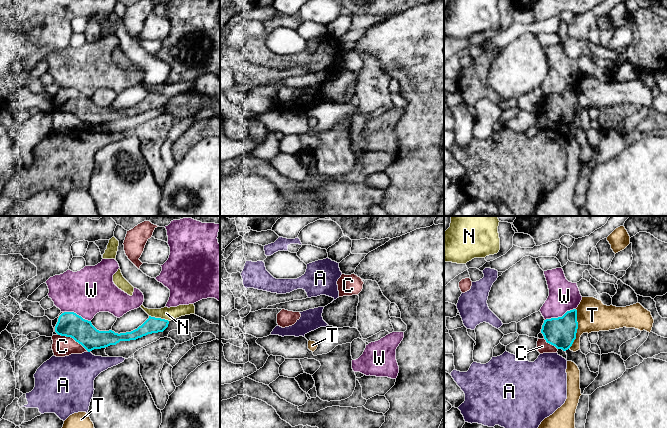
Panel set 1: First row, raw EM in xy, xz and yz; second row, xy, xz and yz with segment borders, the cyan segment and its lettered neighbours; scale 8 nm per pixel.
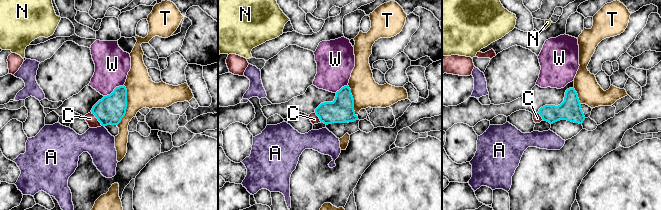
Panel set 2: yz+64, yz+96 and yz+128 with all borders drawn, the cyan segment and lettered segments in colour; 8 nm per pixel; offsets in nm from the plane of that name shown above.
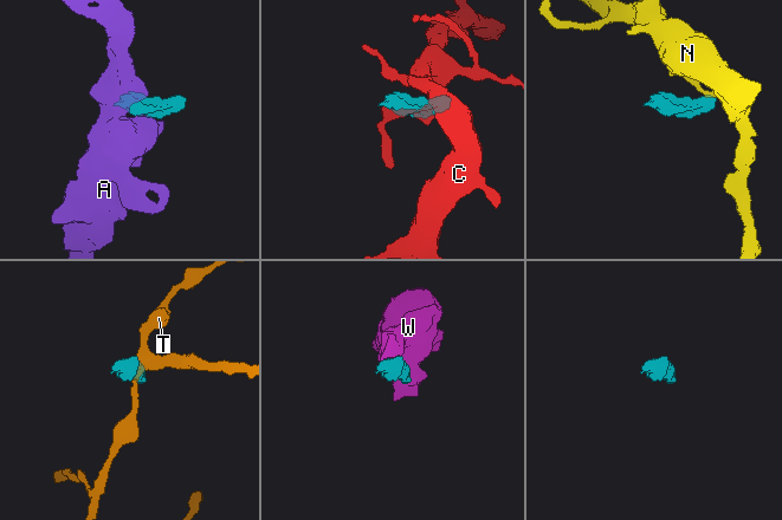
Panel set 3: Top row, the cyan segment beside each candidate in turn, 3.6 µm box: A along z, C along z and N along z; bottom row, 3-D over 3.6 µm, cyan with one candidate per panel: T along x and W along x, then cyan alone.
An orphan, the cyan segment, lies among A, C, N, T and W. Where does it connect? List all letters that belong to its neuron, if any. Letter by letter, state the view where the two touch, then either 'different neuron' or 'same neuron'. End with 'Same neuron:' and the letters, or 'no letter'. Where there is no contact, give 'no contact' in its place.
A: meets cyan in xy; same neuron
C: meets cyan in xy; different neuron
N: meets cyan in xy; different neuron
T: meets cyan in yz; different neuron
W: meets cyan in yz; different neuron
Same neuron: A

